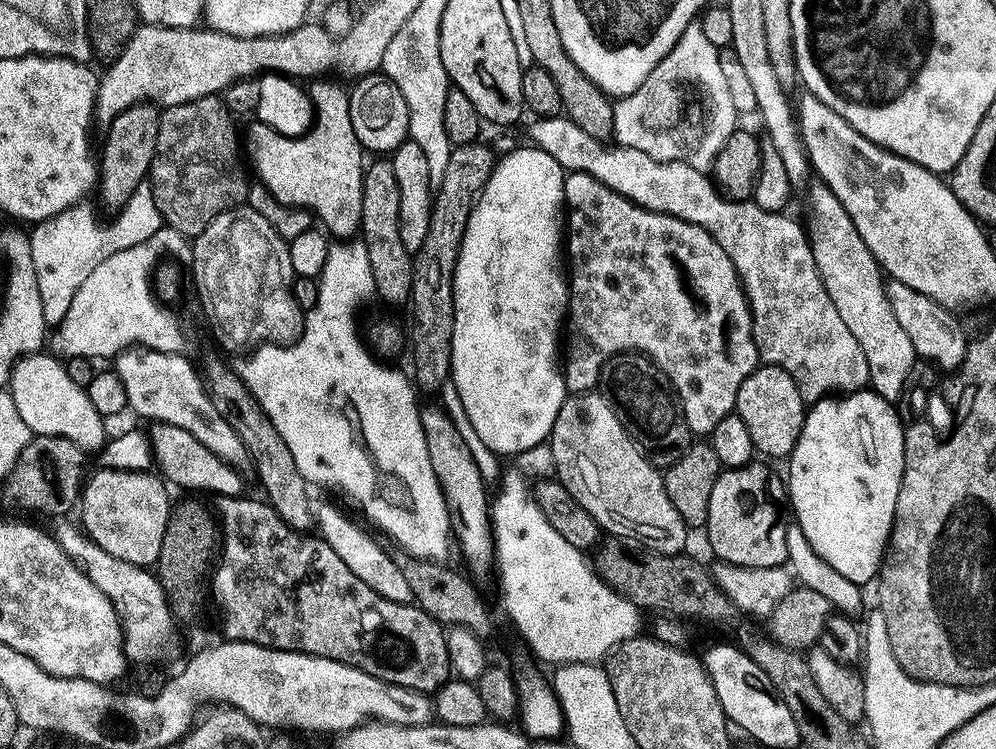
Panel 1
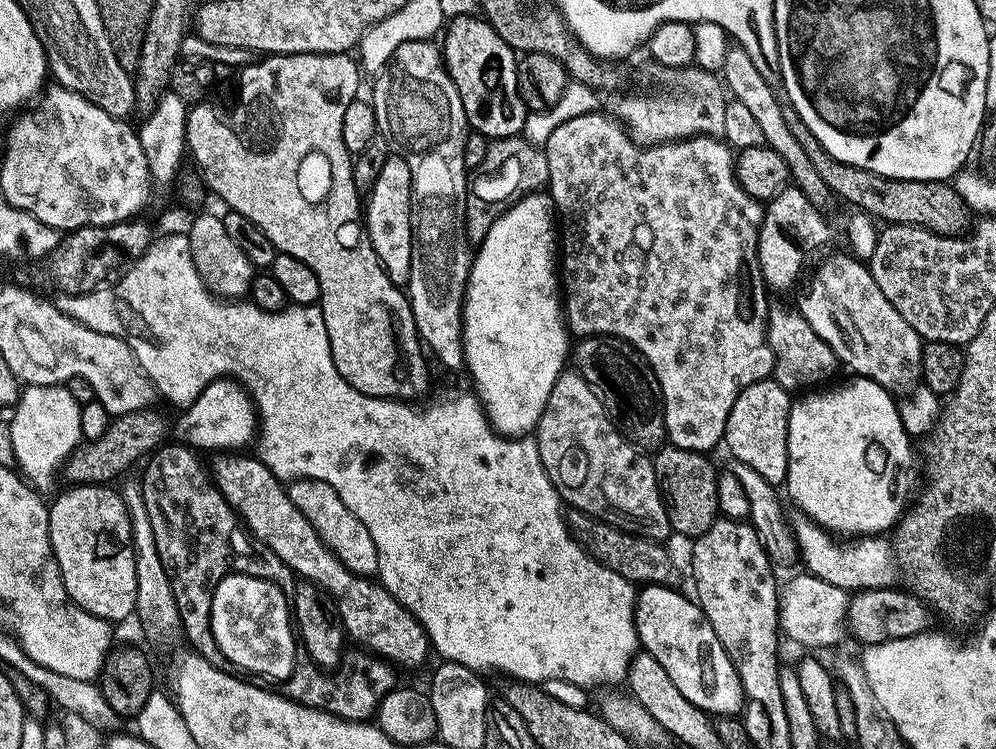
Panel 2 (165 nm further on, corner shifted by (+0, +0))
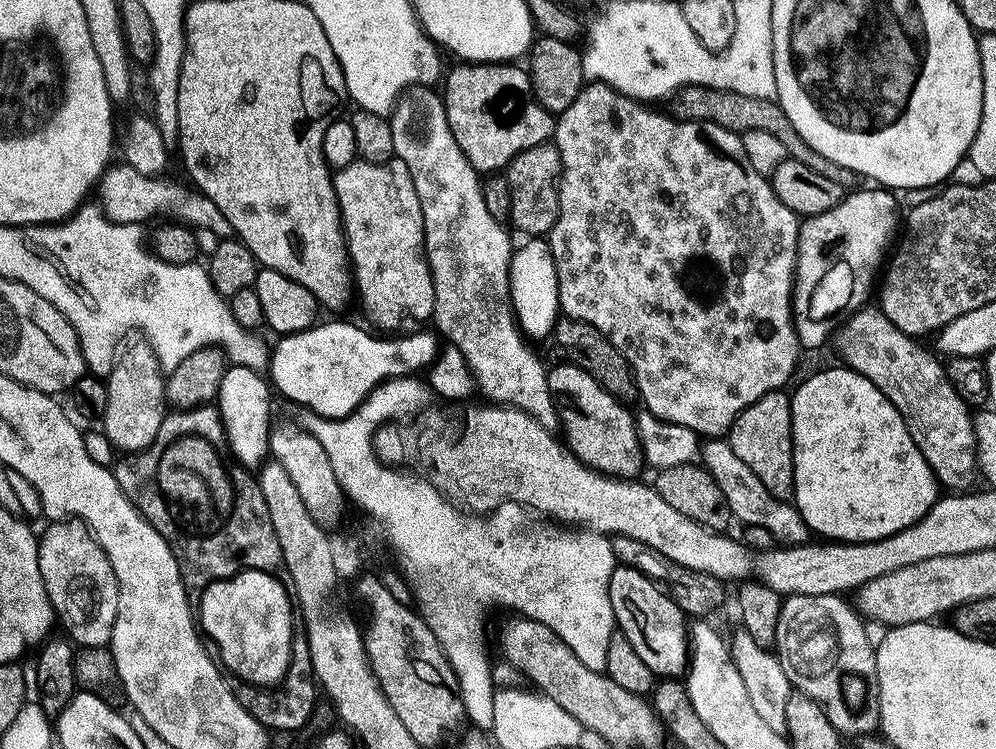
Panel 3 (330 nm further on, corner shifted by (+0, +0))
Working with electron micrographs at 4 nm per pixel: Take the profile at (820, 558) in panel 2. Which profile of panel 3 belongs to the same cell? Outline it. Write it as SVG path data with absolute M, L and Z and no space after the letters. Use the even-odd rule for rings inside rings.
M712 438L703 445L702 464L708 469L708 473L718 482L722 494L726 494L726 502L730 506L733 517L744 524L749 524L752 528L761 528L764 532L769 532L774 539L780 540L784 546L799 546L809 543L810 533L808 524L802 518L800 509L795 503L787 500L780 500L766 486L762 486L762 478L734 454L731 443L724 438Z

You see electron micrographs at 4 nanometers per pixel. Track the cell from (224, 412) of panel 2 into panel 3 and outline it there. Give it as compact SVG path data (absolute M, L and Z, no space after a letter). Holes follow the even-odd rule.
M233 365L225 373L216 399L220 416L224 422L224 433L228 439L233 459L249 470L259 469L271 451L270 412L272 410L272 388L269 381L252 368Z

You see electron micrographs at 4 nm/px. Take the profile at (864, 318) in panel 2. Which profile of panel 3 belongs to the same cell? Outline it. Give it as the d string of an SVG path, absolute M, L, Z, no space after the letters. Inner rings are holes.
M866 306L859 312L849 317L847 324L839 331L836 343L842 352L847 367L853 372L872 382L878 390L882 391L892 405L898 410L909 428L910 437L917 443L917 448L922 452L929 464L930 470L939 480L939 483L948 490L968 490L972 479L978 476L976 427L973 424L974 412L967 402L950 386L946 375L946 368L935 355L930 356L924 349L918 348L919 344L913 337L902 333L895 328L881 309L872 309Z

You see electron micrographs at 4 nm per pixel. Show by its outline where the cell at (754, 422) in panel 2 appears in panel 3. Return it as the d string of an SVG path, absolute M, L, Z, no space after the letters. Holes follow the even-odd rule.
M781 390L766 394L734 422L730 433L734 454L762 478L762 486L780 500L791 501L796 490L796 455L792 437L792 396Z

